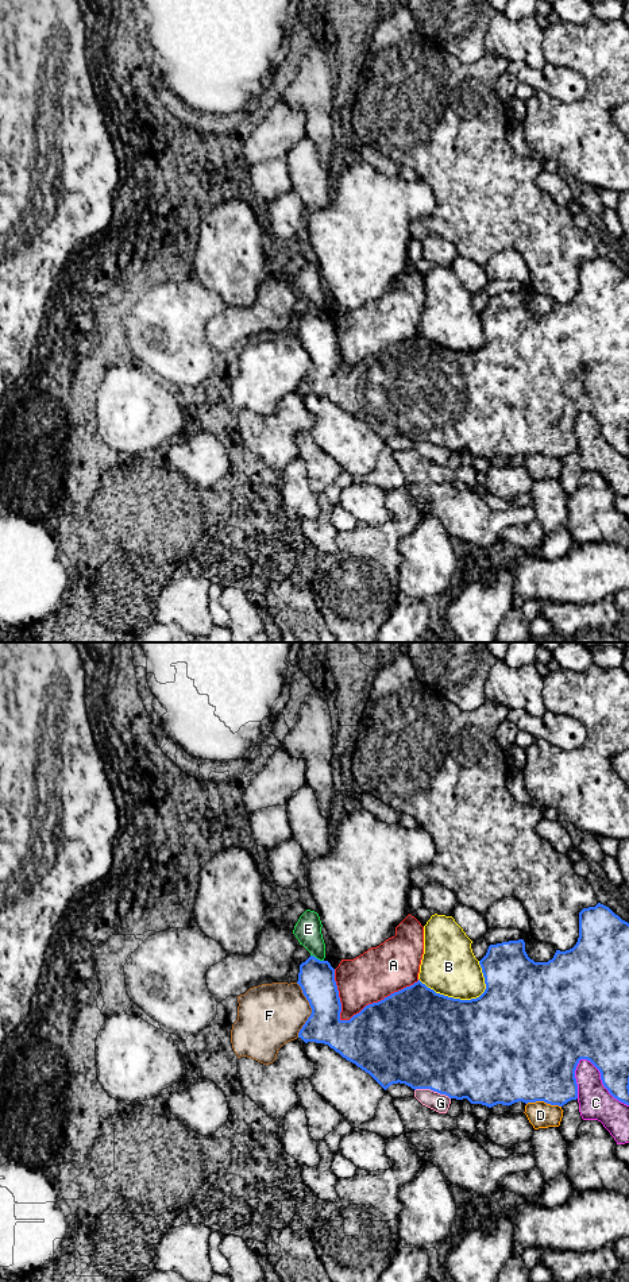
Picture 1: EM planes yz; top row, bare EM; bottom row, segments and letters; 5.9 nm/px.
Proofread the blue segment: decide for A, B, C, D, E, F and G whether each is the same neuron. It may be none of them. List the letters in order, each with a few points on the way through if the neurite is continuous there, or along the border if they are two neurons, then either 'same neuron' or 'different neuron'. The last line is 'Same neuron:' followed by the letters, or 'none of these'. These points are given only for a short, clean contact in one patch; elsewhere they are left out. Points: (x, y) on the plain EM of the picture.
A: different neuron
B: different neuron
C: different neuron
D: different neuron
E: different neuron
F: different neuron
G: different neuron
Same neuron: none of these

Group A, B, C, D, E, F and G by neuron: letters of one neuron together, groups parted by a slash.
A / B / C / D / E / F / G

